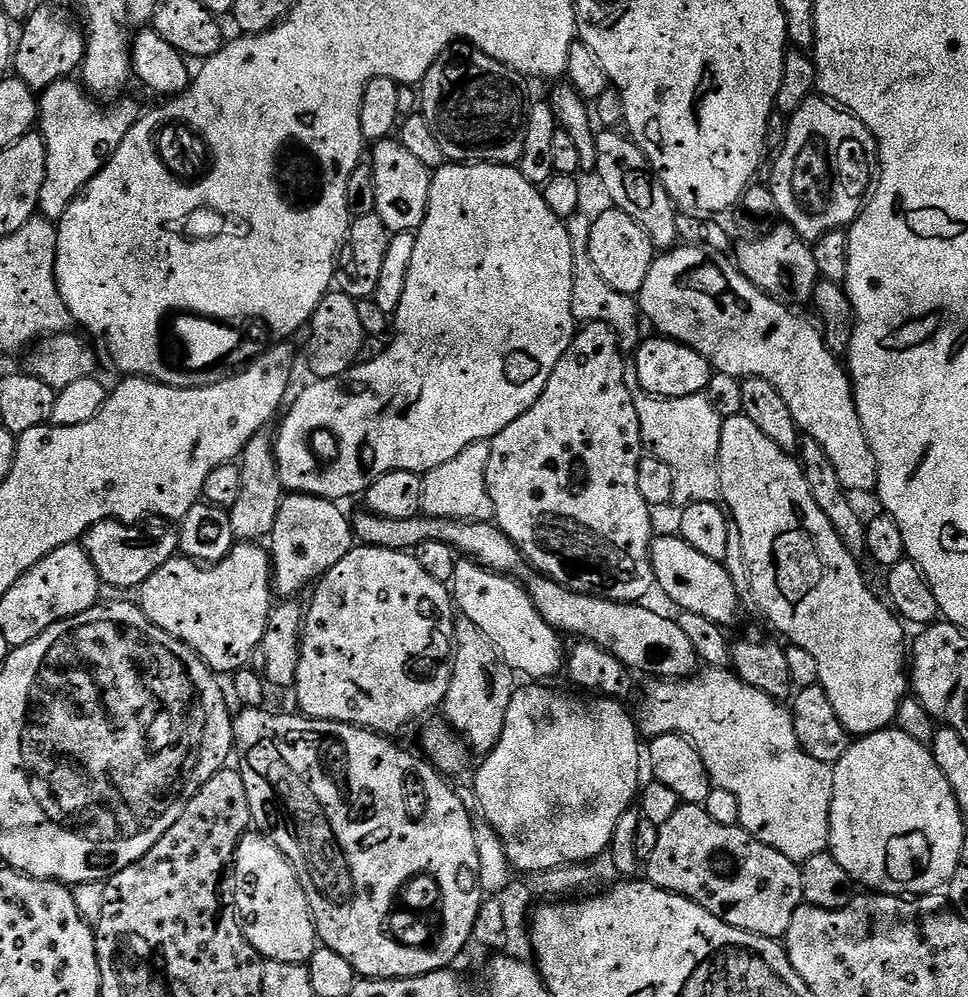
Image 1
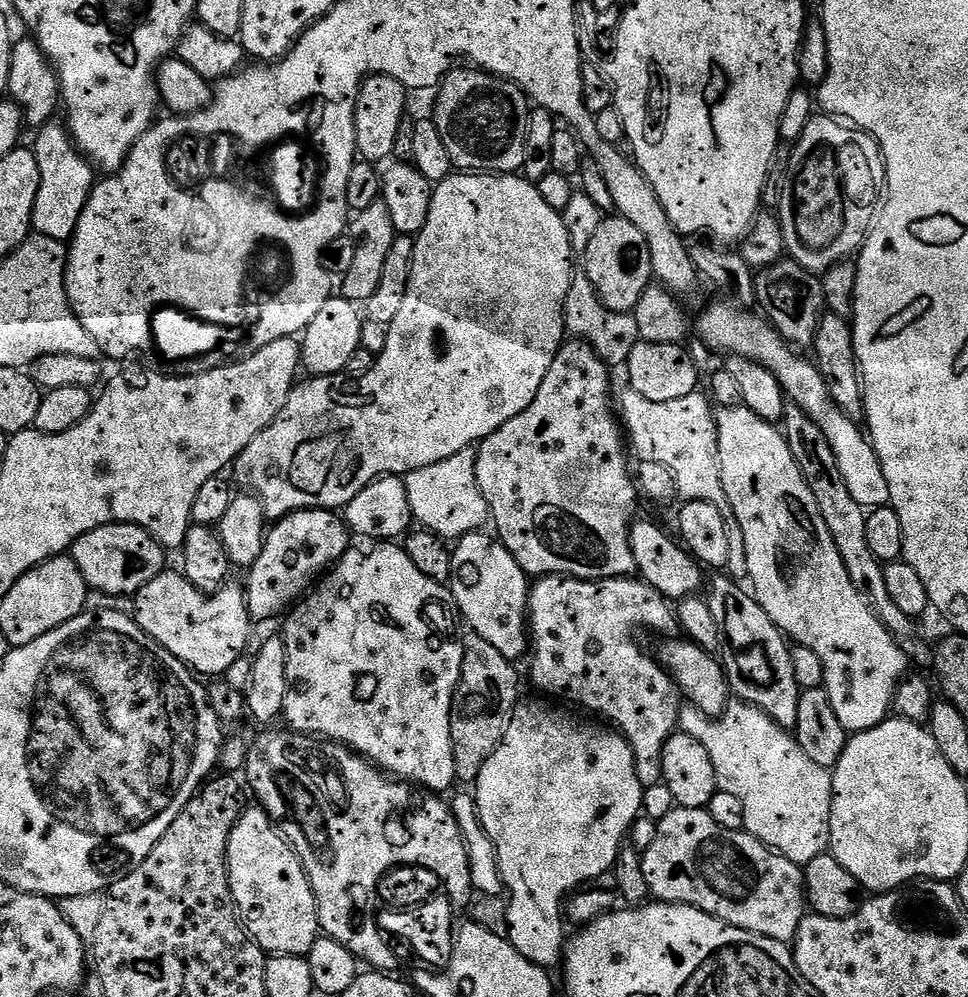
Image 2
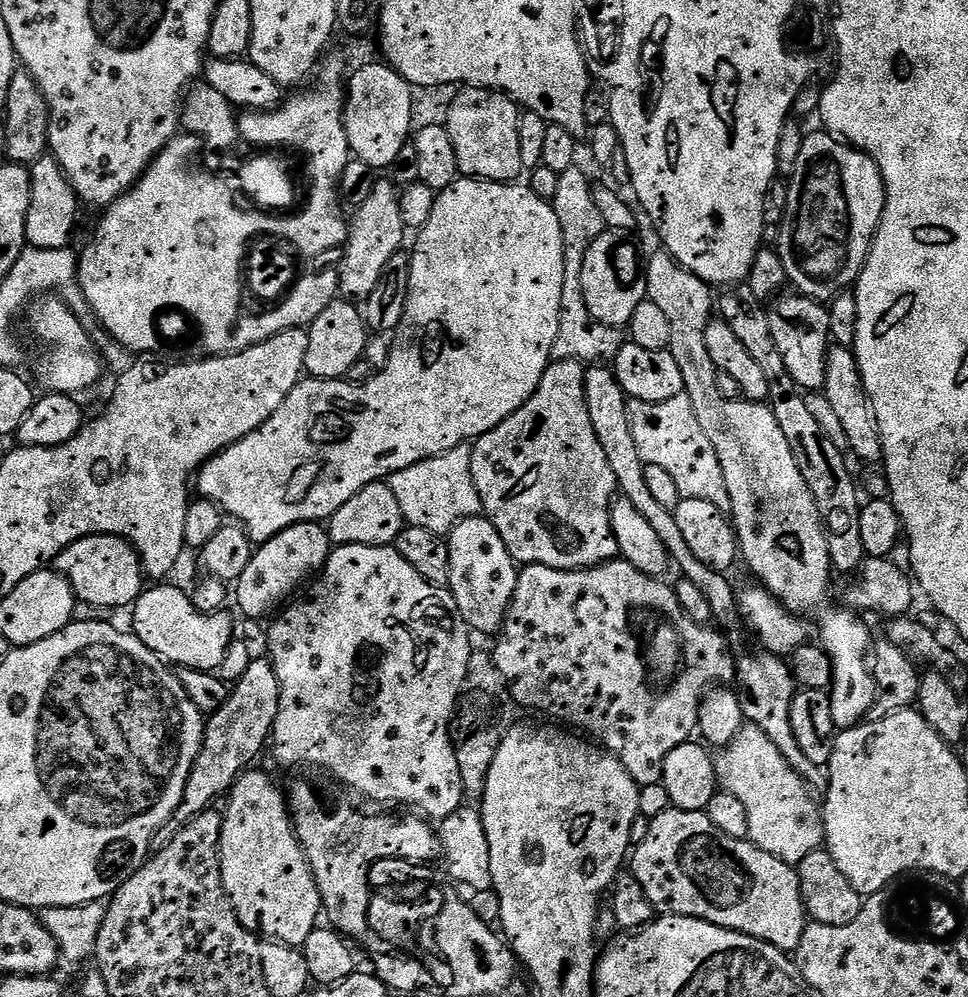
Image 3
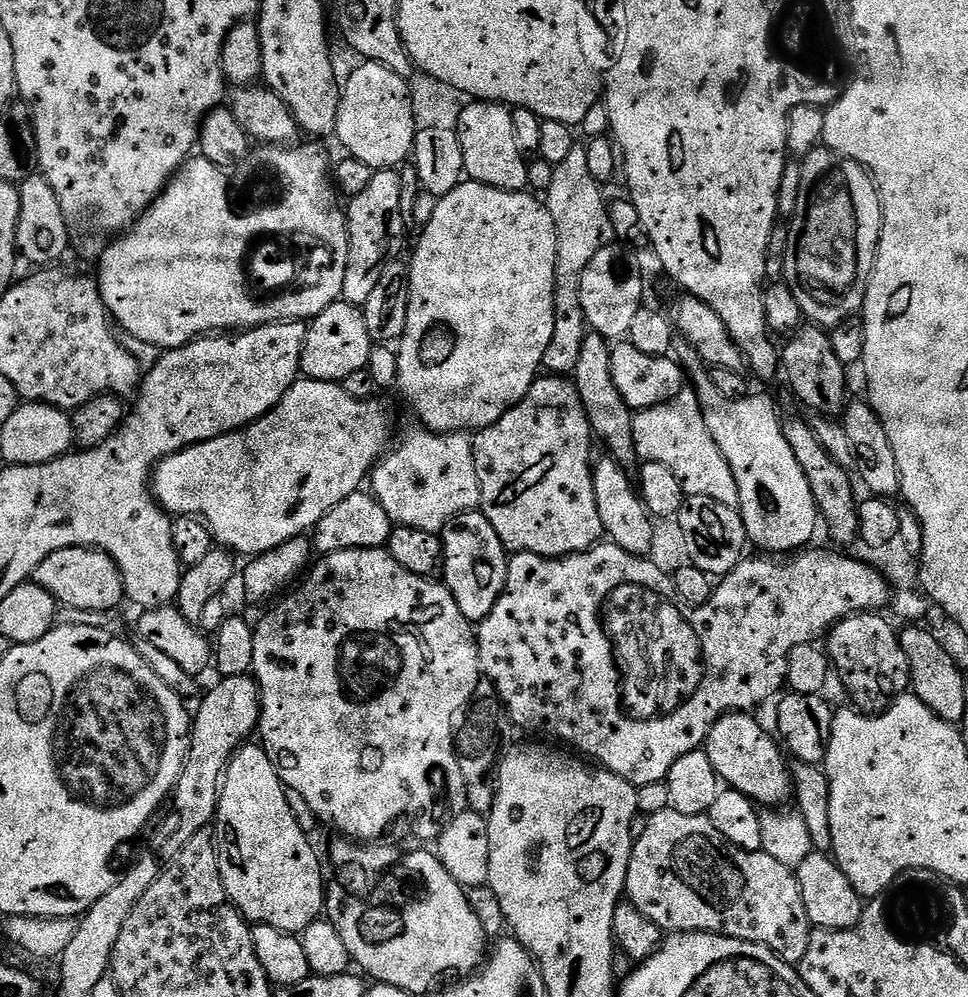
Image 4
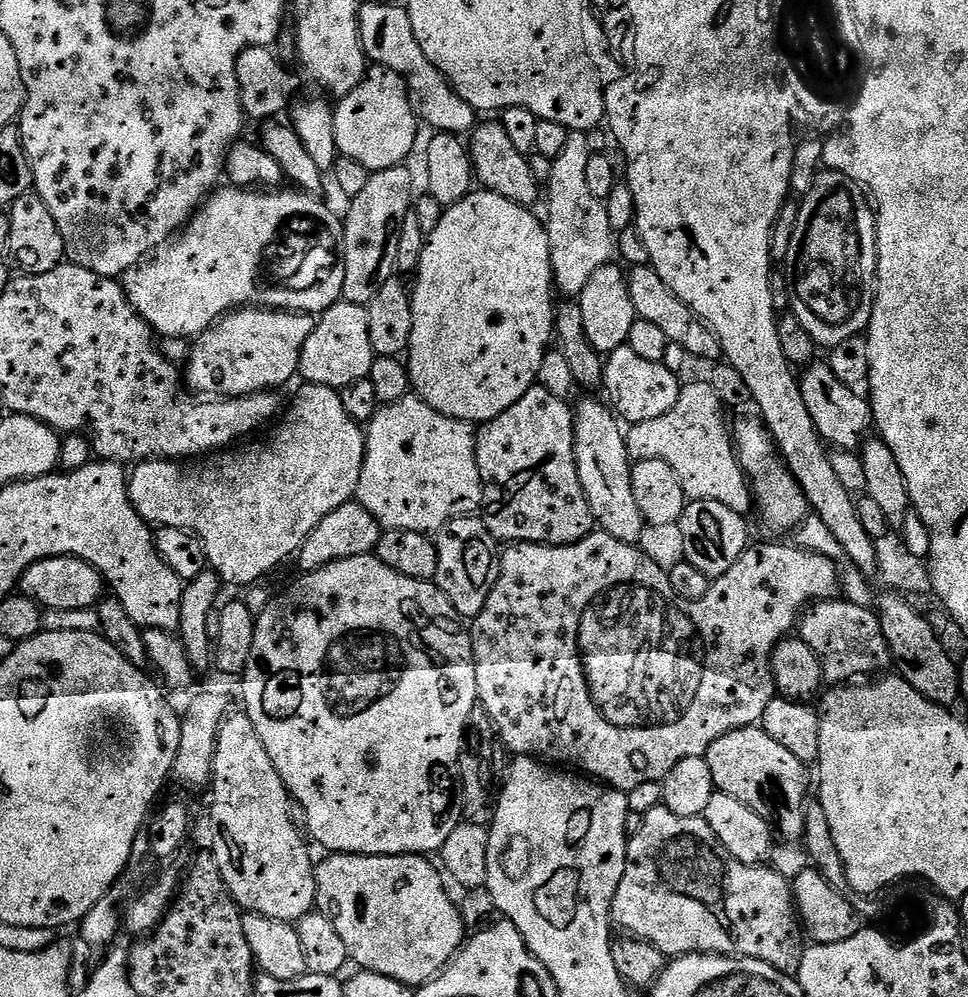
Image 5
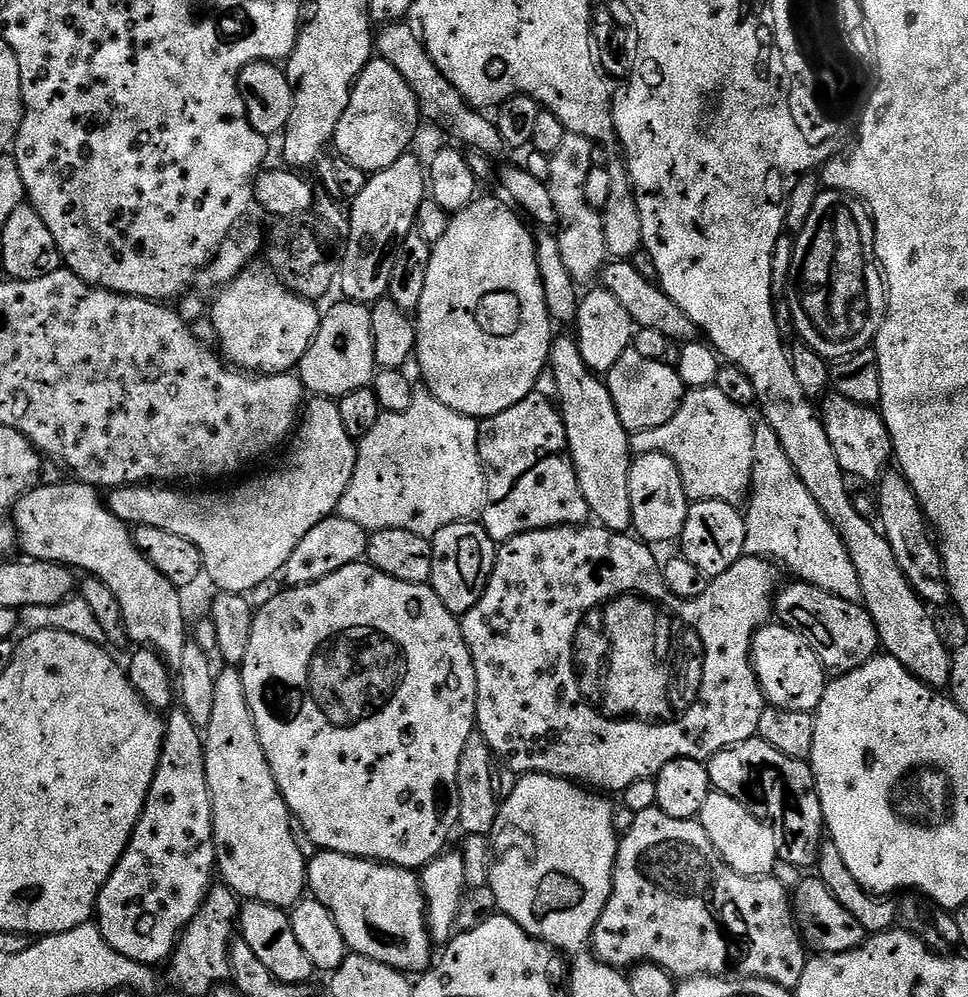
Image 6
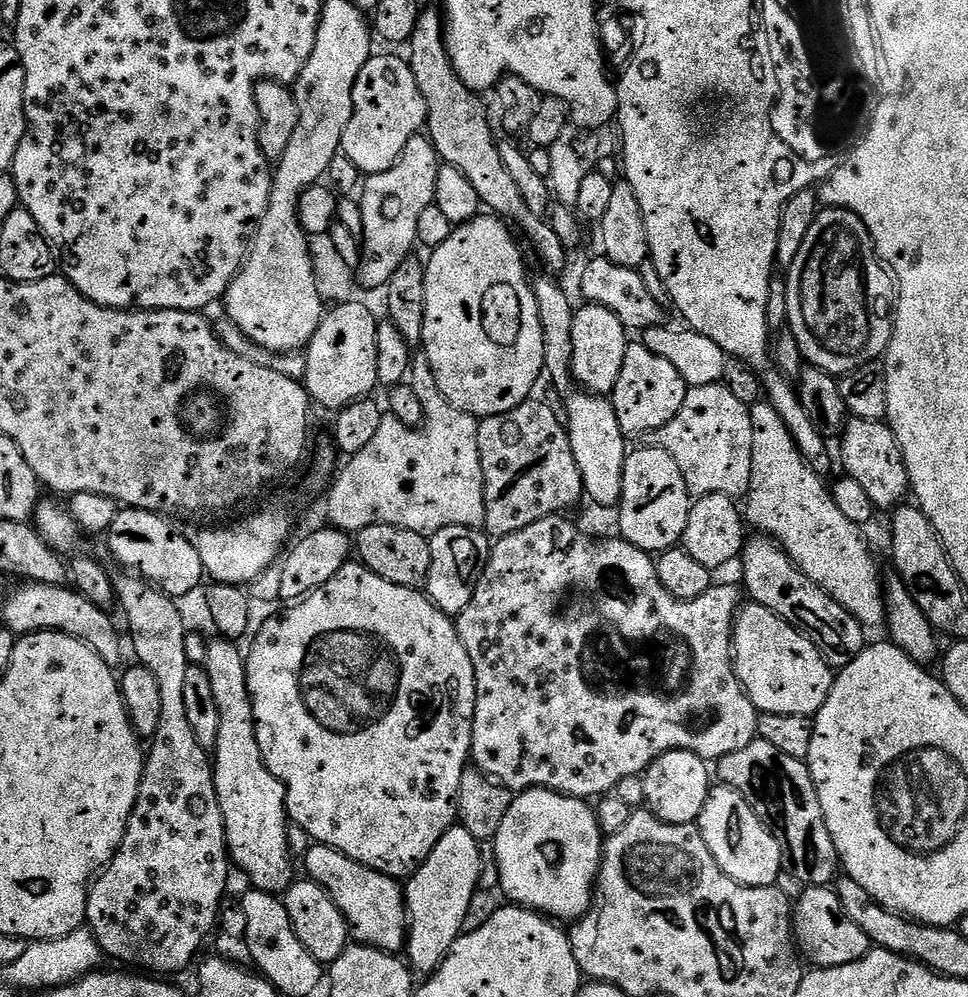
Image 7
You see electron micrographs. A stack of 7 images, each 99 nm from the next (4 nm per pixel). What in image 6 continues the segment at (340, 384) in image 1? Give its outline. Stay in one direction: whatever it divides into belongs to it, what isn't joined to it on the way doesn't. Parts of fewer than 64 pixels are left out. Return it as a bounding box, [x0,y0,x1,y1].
[106,198,554,594]

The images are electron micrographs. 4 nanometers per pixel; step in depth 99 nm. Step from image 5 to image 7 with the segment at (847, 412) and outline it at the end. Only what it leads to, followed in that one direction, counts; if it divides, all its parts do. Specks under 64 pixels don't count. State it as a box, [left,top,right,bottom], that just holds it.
[839,419,909,509]

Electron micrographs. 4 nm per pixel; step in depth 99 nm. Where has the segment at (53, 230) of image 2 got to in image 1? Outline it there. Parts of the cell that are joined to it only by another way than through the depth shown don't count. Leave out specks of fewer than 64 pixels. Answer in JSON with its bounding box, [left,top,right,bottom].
[38,78,138,222]

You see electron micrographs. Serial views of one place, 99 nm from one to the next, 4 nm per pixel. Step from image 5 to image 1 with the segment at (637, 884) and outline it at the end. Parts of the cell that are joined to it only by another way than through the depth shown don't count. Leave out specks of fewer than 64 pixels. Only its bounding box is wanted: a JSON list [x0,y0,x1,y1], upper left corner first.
[646,804,804,940]

